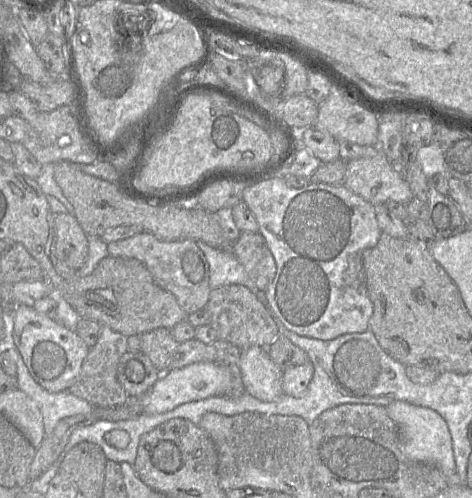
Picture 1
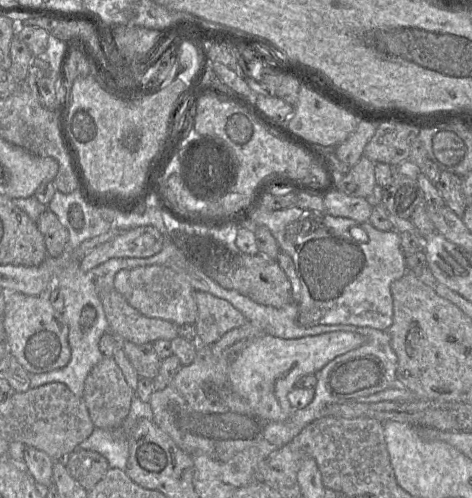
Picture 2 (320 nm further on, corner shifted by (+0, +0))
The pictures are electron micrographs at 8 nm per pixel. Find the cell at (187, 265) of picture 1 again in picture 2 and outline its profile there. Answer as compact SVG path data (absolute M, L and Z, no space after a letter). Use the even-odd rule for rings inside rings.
M149 265L122 269L115 275L114 288L129 305L146 317L167 320L176 325L195 324L196 322L195 290L184 275L169 267Z

